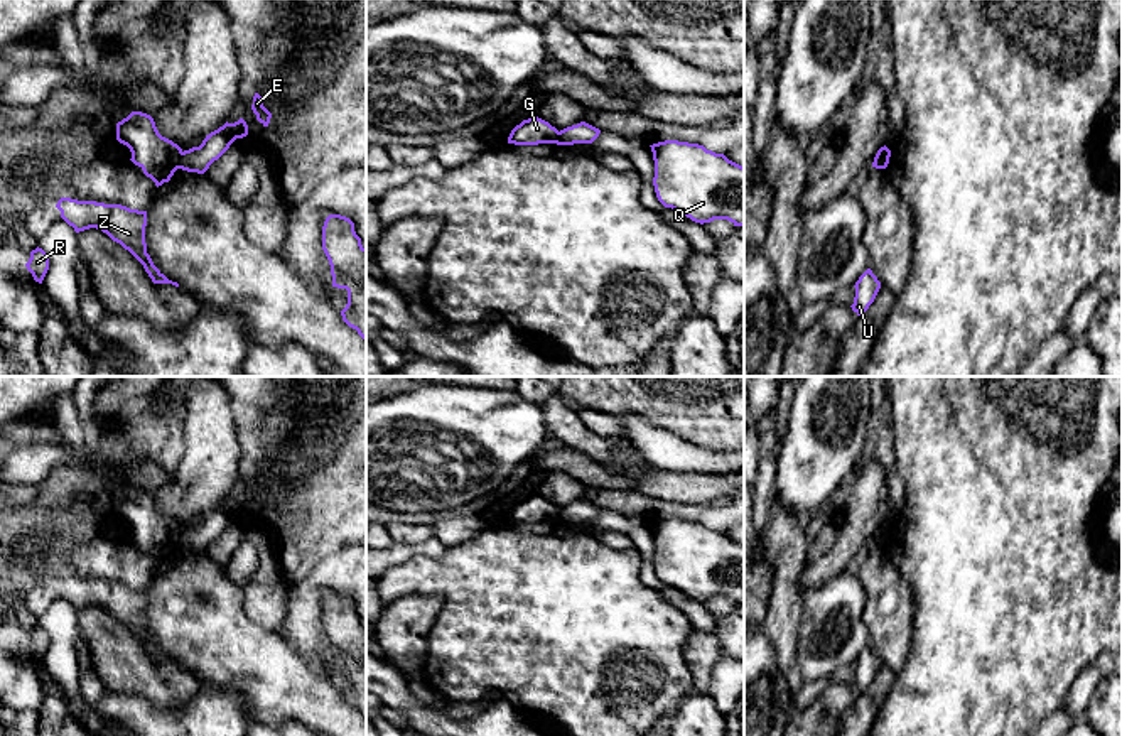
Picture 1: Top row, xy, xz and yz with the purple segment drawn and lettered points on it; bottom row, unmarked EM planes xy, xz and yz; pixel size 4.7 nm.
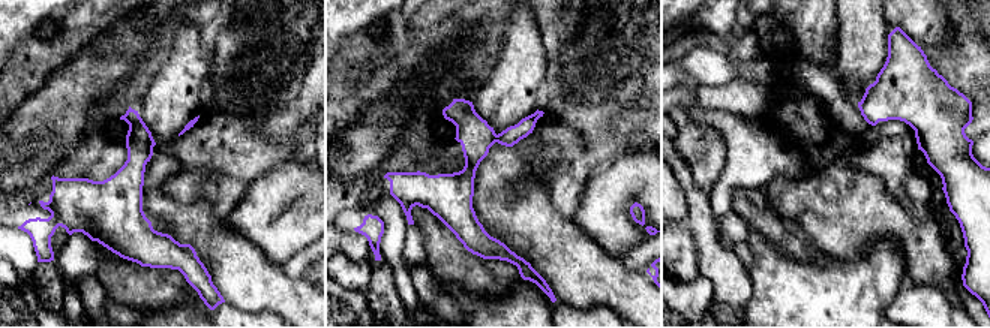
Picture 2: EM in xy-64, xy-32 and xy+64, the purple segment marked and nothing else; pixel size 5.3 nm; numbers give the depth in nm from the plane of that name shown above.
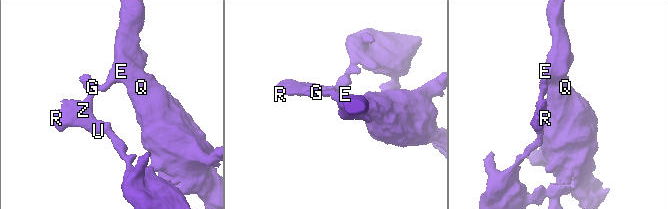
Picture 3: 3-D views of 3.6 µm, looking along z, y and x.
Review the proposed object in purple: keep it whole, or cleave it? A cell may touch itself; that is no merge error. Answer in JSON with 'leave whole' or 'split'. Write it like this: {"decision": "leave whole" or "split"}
{"decision": "split"}

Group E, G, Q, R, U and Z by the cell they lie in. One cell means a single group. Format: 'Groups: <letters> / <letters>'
Groups: E Q / G R U Z

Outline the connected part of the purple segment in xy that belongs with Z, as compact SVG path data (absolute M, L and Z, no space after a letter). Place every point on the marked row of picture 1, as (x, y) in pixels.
M61 198L56 204L61 211L61 218L74 228L76 233L96 228L106 233L113 241L120 243L128 250L145 268L154 284L172 284L179 287L177 282L169 280L152 262L147 253L145 243L145 226L147 226L147 211L130 209L121 204L105 204L96 201L78 201L71 198Z

